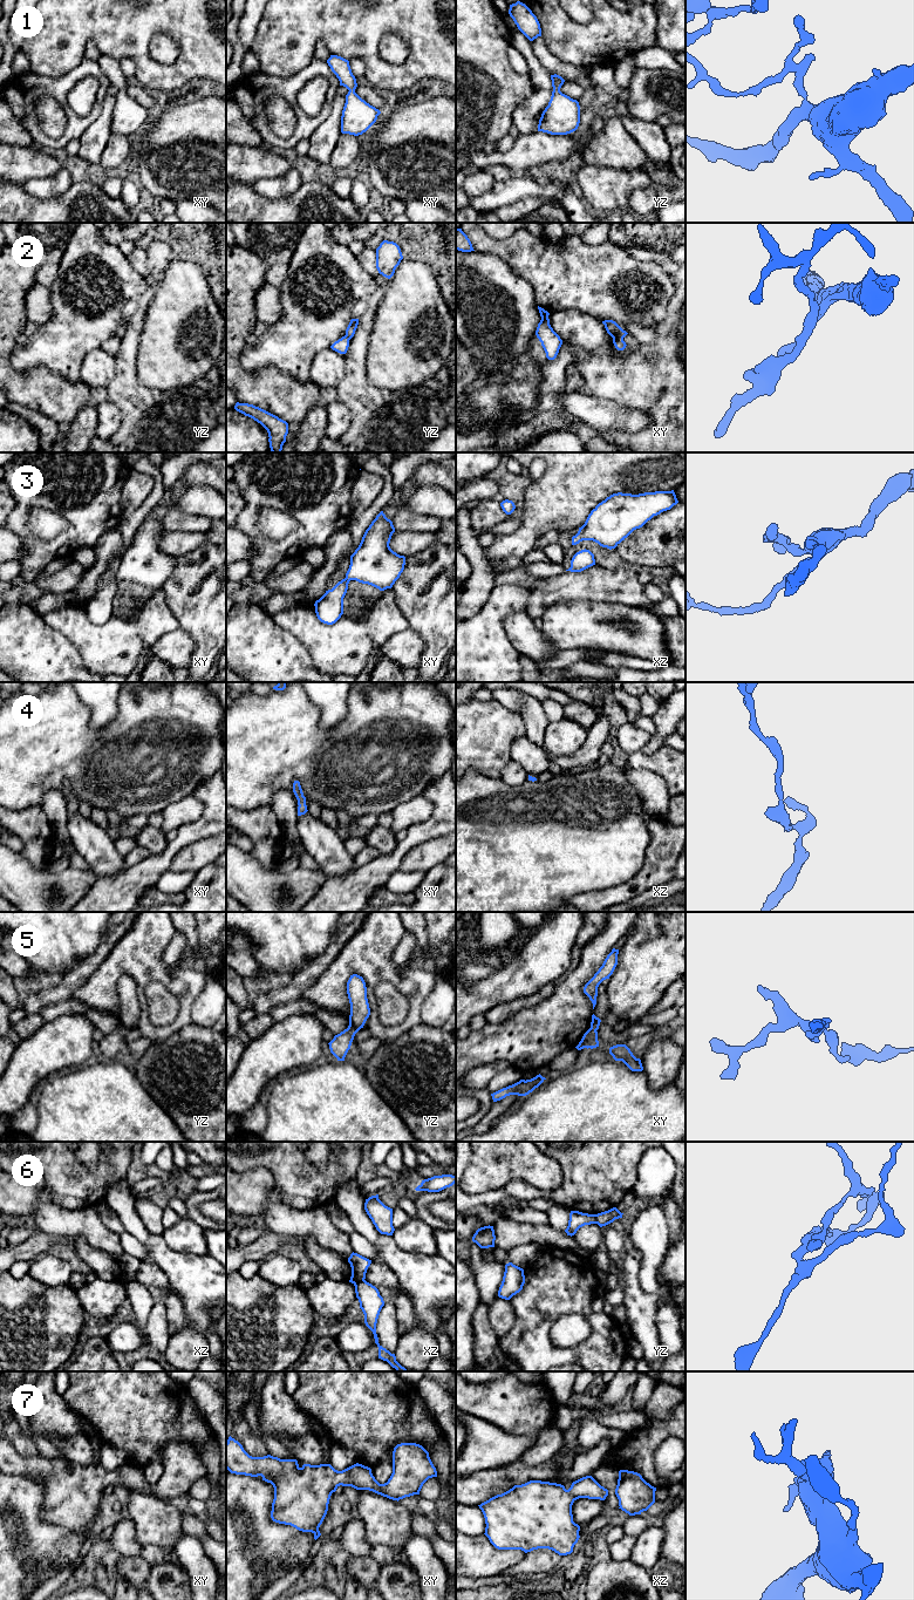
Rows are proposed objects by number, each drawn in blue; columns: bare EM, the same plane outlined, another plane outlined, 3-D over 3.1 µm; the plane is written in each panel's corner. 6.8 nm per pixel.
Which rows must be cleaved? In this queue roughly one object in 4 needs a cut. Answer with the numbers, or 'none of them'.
2, 6

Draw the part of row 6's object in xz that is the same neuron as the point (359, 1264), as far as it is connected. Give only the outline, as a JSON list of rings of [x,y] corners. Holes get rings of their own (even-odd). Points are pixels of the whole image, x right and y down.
[[[353,1252],[348,1258],[348,1262],[352,1267],[352,1276],[349,1282],[355,1285],[360,1281],[363,1281],[366,1279],[366,1273],[371,1264],[371,1260]]]

